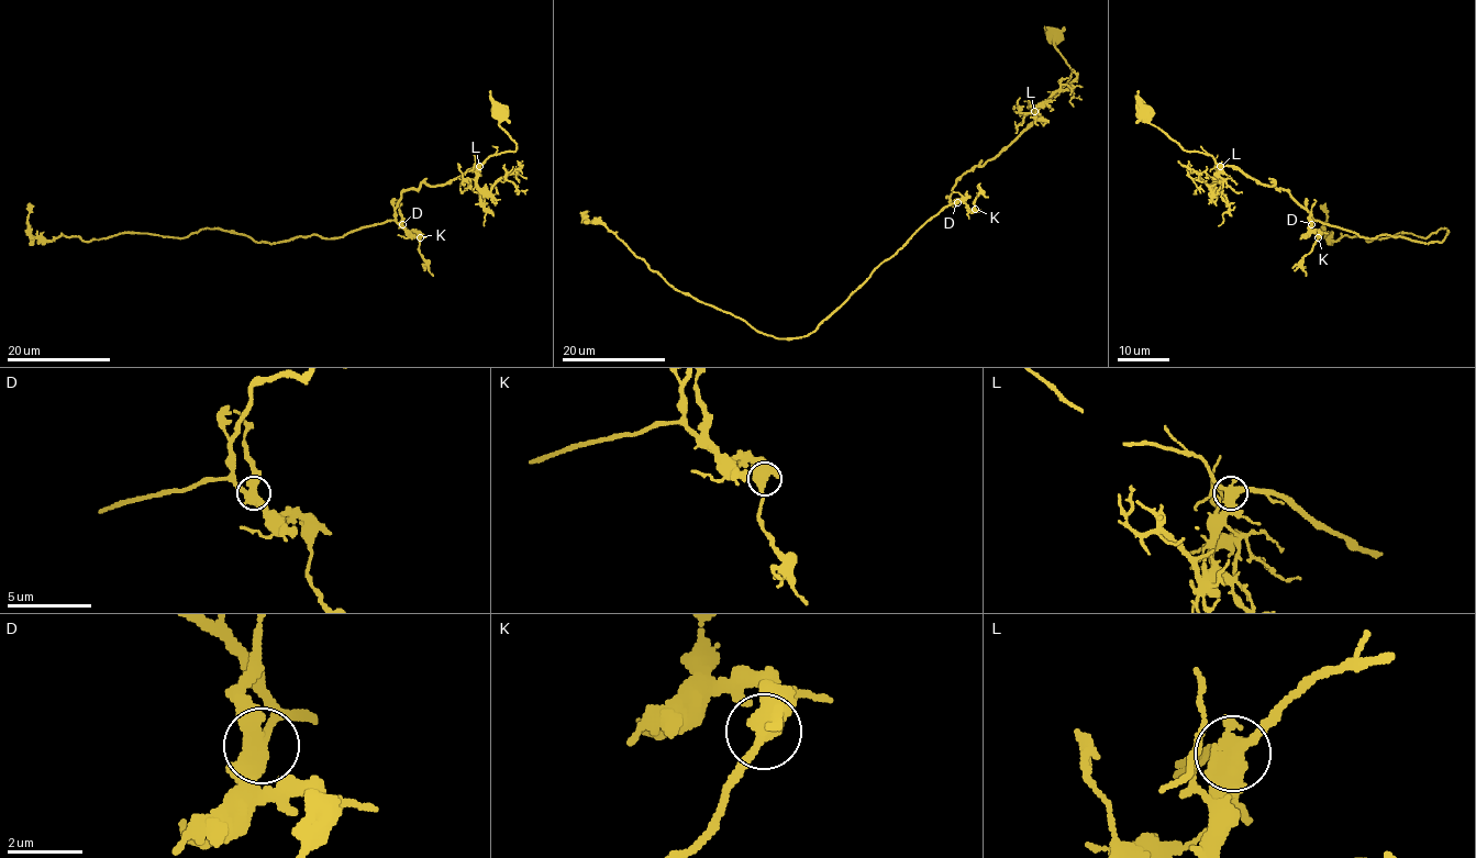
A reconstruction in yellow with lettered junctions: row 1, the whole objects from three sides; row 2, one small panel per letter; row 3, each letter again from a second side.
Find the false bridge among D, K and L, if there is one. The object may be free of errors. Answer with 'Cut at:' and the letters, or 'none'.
Cut at: none

